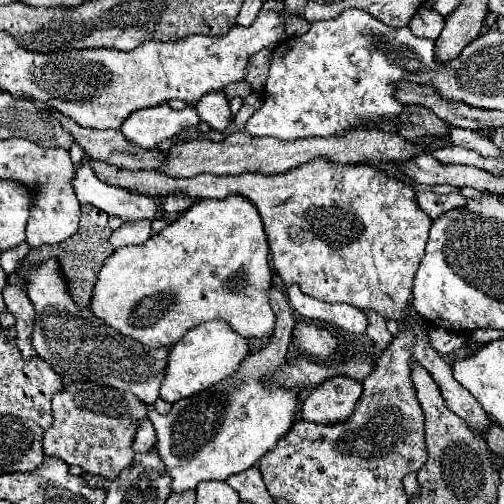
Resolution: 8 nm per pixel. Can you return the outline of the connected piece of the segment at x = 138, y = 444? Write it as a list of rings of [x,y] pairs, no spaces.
[[[146,418],[146,420],[142,420],[142,422],[138,424],[138,428],[136,428],[136,436],[134,436],[132,448],[134,448],[134,452],[146,452],[146,450],[150,450],[154,444],[156,444],[156,432],[154,432],[152,422]]]

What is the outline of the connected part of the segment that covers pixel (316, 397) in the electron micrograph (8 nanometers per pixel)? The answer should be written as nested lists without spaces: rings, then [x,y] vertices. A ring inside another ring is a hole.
[[[332,376],[316,386],[302,404],[302,418],[314,424],[338,424],[350,418],[362,384],[348,376]]]

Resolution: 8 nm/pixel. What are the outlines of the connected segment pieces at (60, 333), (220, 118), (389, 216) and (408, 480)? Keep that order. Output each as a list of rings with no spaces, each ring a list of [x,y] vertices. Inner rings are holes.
[[[50,258],[42,264],[30,264],[26,260],[20,262],[16,274],[24,280],[26,284],[26,292],[34,304],[36,310],[36,322],[34,322],[34,332],[32,332],[32,346],[38,352],[40,358],[44,358],[46,362],[50,362],[50,366],[54,368],[54,372],[68,384],[68,382],[96,382],[102,386],[110,386],[110,388],[118,388],[118,390],[128,390],[132,394],[136,394],[142,402],[156,402],[158,398],[158,390],[160,384],[164,380],[164,370],[166,370],[166,362],[168,362],[168,354],[170,348],[166,346],[158,346],[158,348],[146,348],[140,342],[136,342],[134,338],[128,338],[124,334],[120,334],[118,330],[114,330],[112,326],[108,326],[102,318],[96,318],[94,312],[86,306],[78,306],[72,298],[72,292],[68,288],[68,280],[62,272],[62,264],[58,262],[58,258]]]
[[[222,92],[208,94],[206,98],[198,100],[194,108],[198,110],[200,120],[204,120],[212,130],[224,130],[228,126],[228,122],[232,120],[228,100]]]
[[[314,158],[294,170],[288,170],[286,174],[274,174],[274,176],[264,176],[264,174],[240,174],[240,176],[212,176],[212,174],[200,174],[194,178],[172,178],[162,172],[144,172],[144,170],[122,170],[122,168],[112,168],[104,162],[88,160],[96,176],[112,186],[120,186],[126,190],[136,190],[140,194],[148,196],[168,196],[176,192],[184,192],[192,198],[226,198],[230,194],[242,194],[250,202],[256,204],[264,226],[268,234],[268,244],[270,244],[270,254],[272,254],[272,264],[282,278],[286,286],[300,286],[300,290],[312,298],[318,298],[322,302],[342,302],[356,306],[362,312],[378,312],[384,318],[396,320],[400,328],[412,330],[416,336],[416,344],[412,348],[414,360],[422,364],[430,376],[436,380],[436,384],[442,390],[442,398],[446,400],[446,406],[458,414],[472,430],[478,430],[478,434],[488,436],[492,420],[488,414],[482,410],[478,400],[460,386],[454,376],[450,364],[442,360],[442,356],[430,346],[430,336],[426,326],[414,316],[412,306],[412,278],[418,270],[420,258],[426,254],[426,240],[428,240],[428,230],[432,224],[432,218],[424,214],[424,210],[418,208],[416,202],[416,190],[410,184],[404,184],[402,180],[396,180],[382,172],[376,166],[370,164],[340,164],[340,162],[330,162],[326,158]]]
[[[414,472],[408,474],[408,476],[402,480],[402,484],[404,484],[404,490],[406,490],[408,498],[418,498],[418,496],[420,496],[420,484],[418,484]]]

